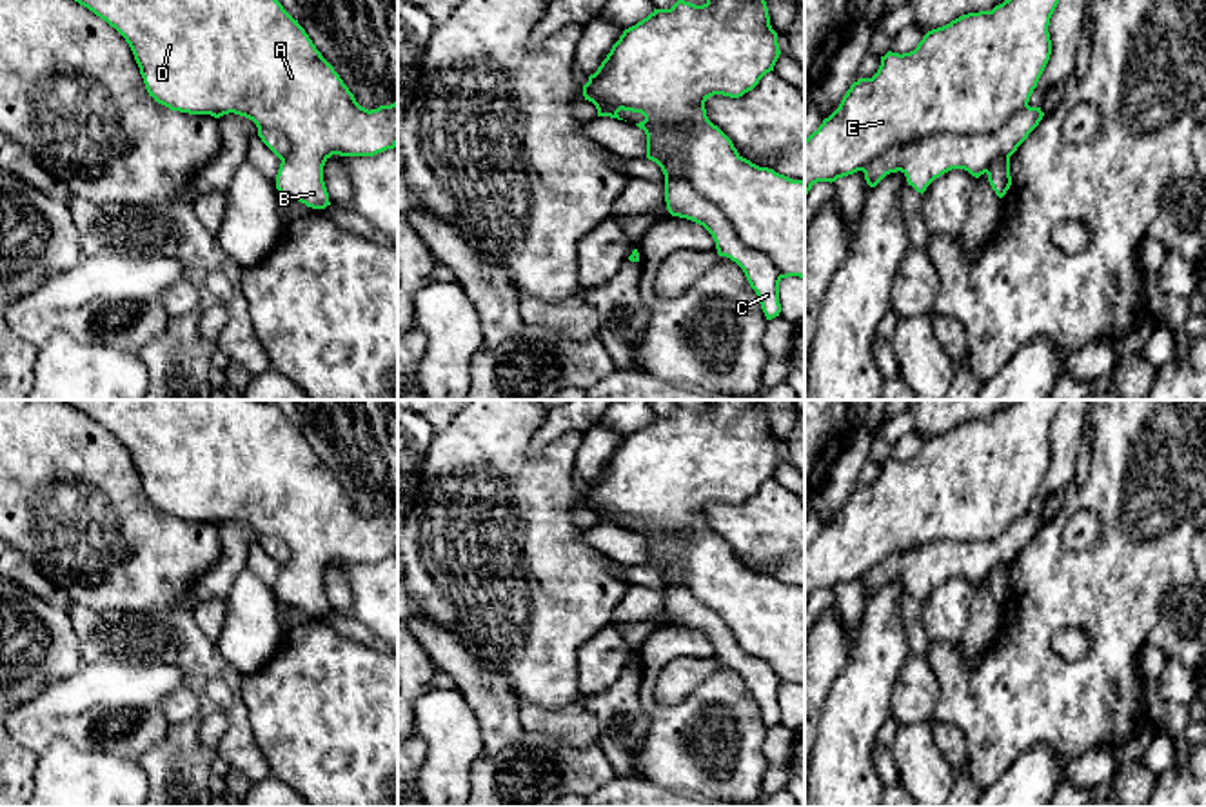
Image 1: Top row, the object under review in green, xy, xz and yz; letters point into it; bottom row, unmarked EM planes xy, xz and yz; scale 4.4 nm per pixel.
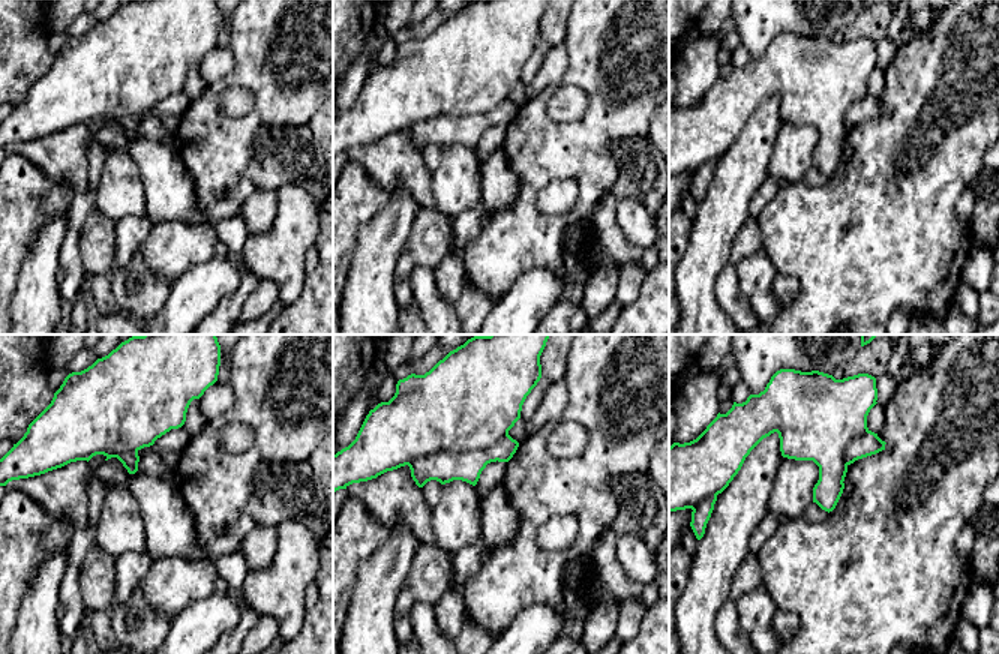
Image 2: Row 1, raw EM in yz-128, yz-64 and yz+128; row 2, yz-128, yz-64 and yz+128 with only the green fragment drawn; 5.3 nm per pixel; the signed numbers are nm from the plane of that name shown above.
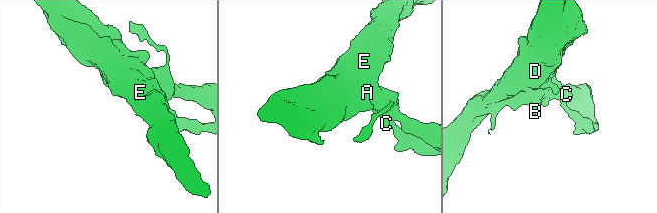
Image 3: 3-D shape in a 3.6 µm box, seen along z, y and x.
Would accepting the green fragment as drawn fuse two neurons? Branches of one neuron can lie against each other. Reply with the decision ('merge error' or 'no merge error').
no merge error

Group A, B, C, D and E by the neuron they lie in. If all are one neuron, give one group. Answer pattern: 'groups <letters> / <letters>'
groups A B C D E

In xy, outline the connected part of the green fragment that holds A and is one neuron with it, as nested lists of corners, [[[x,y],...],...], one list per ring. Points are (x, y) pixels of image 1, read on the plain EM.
[[[64,400],[67,405],[93,418],[96,423],[114,434],[129,451],[134,467],[140,474],[145,496],[154,509],[171,518],[189,522],[211,522],[220,525],[234,520],[252,527],[258,534],[262,549],[282,567],[276,582],[276,596],[312,616],[325,616],[331,613],[329,600],[323,589],[323,573],[332,562],[340,563],[374,563],[398,553],[398,509],[380,513],[378,516],[361,514],[349,494],[343,491],[334,474],[321,463],[305,436],[294,427],[272,400]]]

